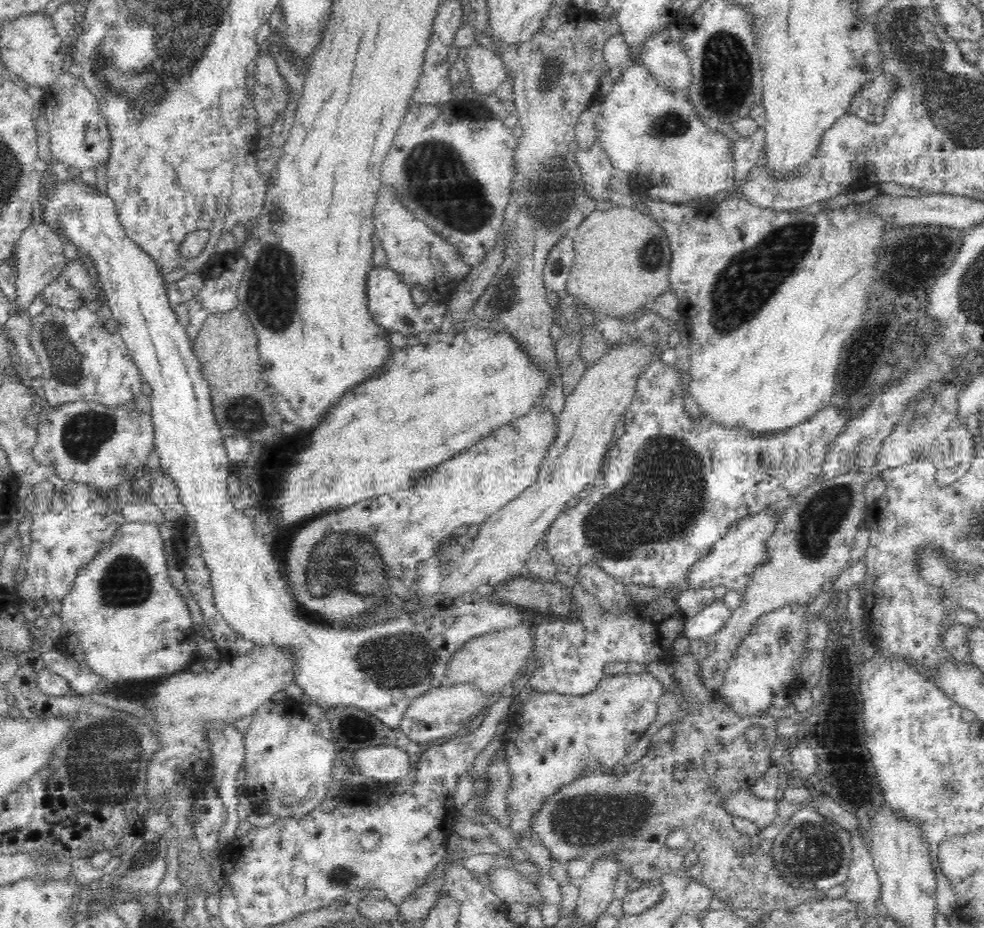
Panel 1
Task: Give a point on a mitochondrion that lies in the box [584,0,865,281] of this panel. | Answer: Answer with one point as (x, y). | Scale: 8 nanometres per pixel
(726, 84)

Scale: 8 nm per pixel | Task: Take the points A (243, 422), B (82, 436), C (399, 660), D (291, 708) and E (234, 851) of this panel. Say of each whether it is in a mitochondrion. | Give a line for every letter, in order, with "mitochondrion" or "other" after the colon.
A: mitochondrion
B: mitochondrion
C: mitochondrion
D: other
E: other

